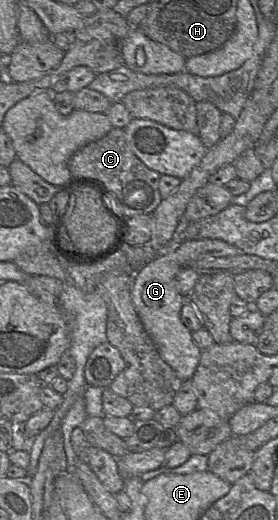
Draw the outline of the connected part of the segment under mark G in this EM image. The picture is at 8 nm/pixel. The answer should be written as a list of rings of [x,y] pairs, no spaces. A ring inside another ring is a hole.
[[[219,239],[188,240],[175,251],[161,255],[144,265],[134,274],[132,299],[146,330],[154,340],[162,358],[183,381],[191,380],[198,367],[201,350],[193,340],[192,332],[183,324],[181,309],[188,297],[182,296],[176,288],[178,272],[190,263],[209,257],[245,254],[236,246]]]

